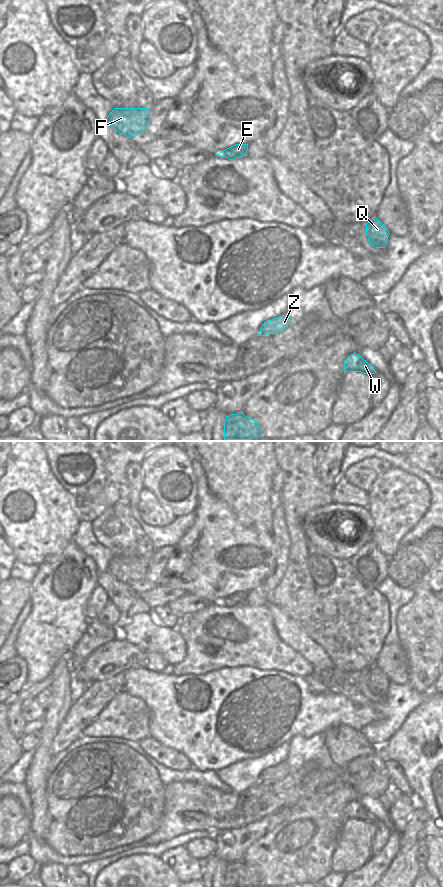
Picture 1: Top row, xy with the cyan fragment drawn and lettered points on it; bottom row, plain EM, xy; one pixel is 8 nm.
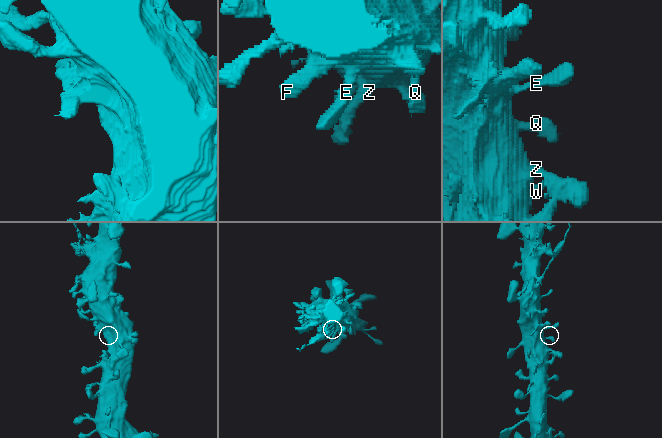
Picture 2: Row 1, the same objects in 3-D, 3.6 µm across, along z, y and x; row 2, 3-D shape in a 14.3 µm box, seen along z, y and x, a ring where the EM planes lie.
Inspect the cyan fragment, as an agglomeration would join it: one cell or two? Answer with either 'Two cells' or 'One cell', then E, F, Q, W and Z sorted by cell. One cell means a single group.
One cell. Groups: E F Q W Z

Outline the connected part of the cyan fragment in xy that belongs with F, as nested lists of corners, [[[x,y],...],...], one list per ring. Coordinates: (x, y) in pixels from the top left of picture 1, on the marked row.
[[[114,108],[106,119],[106,124],[119,134],[129,138],[148,132],[150,108]]]

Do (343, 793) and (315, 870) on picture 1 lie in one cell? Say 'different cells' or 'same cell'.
same cell

